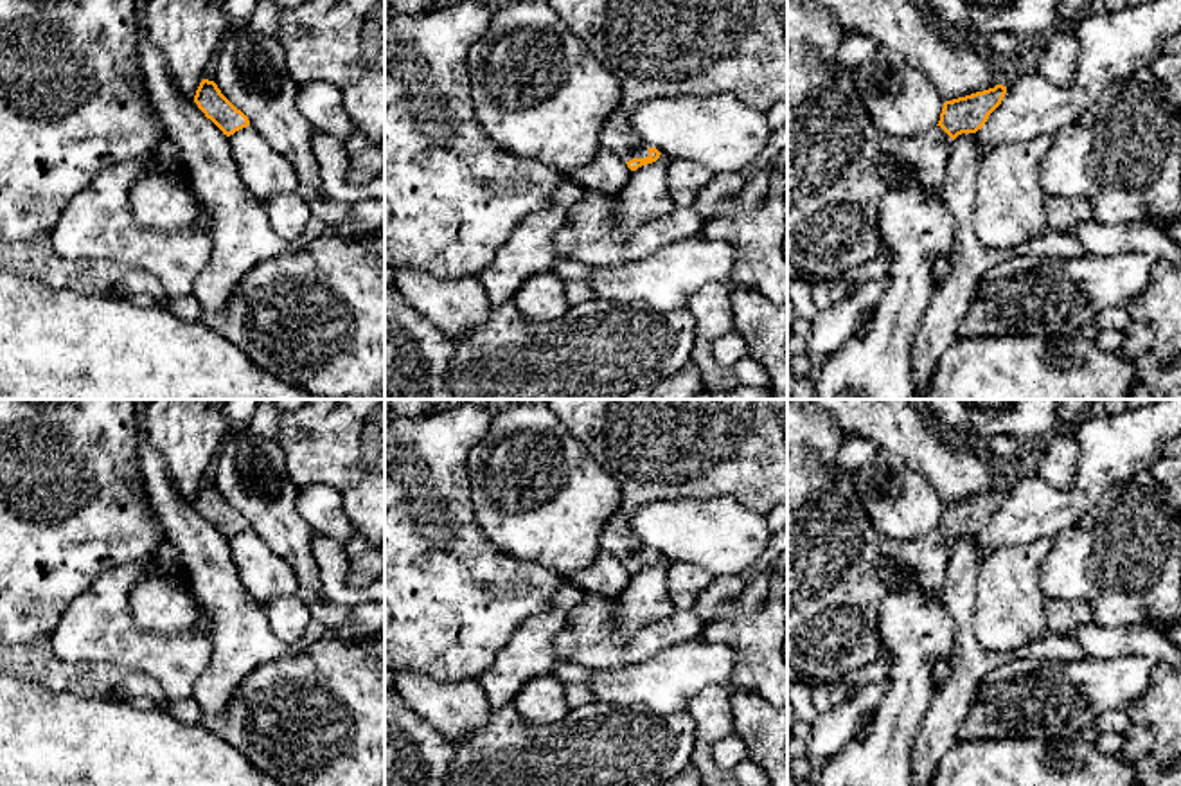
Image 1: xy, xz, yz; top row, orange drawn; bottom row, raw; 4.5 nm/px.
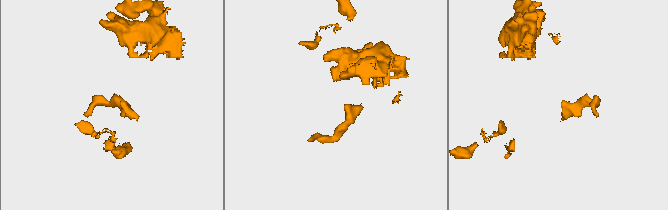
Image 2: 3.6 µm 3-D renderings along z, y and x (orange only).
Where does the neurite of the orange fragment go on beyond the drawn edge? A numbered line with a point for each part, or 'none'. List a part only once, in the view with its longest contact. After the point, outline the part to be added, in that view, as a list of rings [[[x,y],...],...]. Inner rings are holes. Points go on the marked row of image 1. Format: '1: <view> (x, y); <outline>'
1: xz (658, 49); [[[548,0],[548,4],[620,83],[620,108],[600,131],[600,146],[624,162],[649,156],[649,146],[629,124],[629,113],[644,101],[733,94],[764,113],[787,101],[787,20],[773,0]]]

